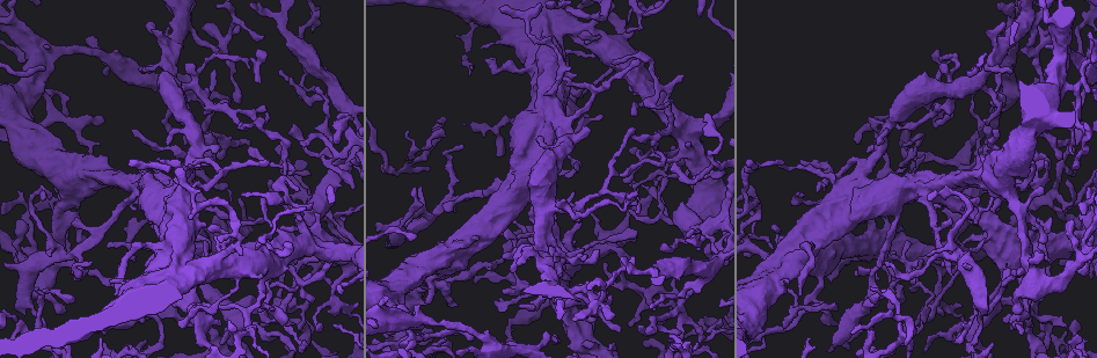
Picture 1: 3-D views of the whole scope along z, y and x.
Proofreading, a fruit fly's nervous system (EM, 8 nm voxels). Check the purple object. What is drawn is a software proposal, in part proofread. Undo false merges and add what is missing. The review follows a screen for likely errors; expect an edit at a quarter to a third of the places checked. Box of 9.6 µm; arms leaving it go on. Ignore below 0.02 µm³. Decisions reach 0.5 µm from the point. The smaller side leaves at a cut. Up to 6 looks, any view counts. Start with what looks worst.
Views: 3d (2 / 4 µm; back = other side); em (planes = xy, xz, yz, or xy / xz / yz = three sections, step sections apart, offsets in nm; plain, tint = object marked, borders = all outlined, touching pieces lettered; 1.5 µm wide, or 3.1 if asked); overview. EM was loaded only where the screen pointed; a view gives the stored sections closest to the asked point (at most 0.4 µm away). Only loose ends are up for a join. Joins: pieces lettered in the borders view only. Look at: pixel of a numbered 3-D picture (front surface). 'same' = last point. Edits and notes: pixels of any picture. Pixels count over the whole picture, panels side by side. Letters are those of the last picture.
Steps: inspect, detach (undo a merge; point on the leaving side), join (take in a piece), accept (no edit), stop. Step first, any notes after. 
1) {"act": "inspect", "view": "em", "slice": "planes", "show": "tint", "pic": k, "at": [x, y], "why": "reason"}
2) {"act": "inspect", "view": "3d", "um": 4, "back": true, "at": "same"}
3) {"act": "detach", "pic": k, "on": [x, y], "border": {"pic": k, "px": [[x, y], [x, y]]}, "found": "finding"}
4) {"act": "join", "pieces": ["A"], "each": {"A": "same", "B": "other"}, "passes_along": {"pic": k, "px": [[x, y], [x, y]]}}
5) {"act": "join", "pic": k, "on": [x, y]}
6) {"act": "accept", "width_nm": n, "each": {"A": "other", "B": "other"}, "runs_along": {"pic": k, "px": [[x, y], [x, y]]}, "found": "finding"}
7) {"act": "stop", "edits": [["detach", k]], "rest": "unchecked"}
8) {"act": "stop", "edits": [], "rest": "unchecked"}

{"act": "inspect", "view": "em", "slice": "yz", "step": 8, "show": "tint", "pic": 1, "at": [895, 211], "why": "sudden change in width"}

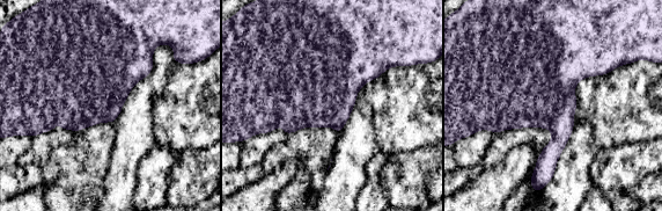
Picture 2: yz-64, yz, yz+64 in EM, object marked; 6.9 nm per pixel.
{"act": "inspect", "view": "em", "slice": "planes", "show": "tint", "at": "same", "why": "cut it another way"}

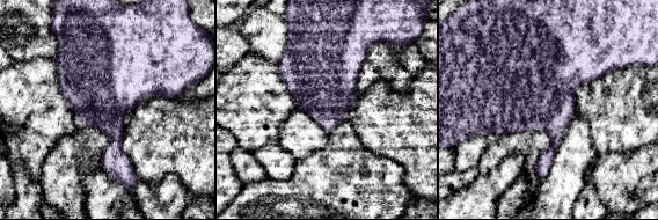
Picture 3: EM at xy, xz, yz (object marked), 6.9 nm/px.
{"act": "inspect", "view": "em", "slice": "planes", "show": "borders", "at": "same", "why": "see the neighbours"}

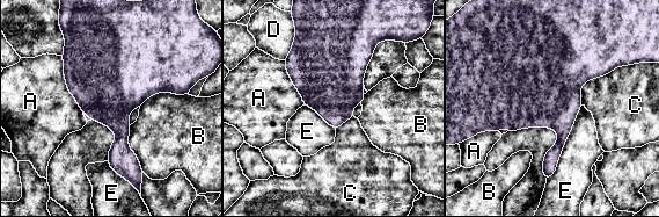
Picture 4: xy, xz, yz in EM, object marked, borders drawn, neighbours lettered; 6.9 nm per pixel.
{"act": "accept", "each": {"A": "other", "B": "other", "C": "other", "D": "other", "E": "other"}, "border": {"pic": 4, "px": [[581, 106], [557, 167], [547, 180]]}, "found": "all the same neuron"}

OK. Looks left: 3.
{"act": "inspect", "view": "3d", "um": 4, "pic": 1, "at": [260, 83], "why": "thin end"}

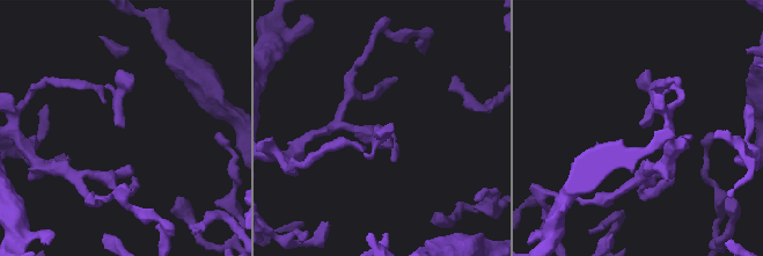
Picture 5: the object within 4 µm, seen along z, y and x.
{"act": "inspect", "view": "em", "slice": "yz", "step": 4, "show": "borders", "pic": 5, "at": [644, 126]}

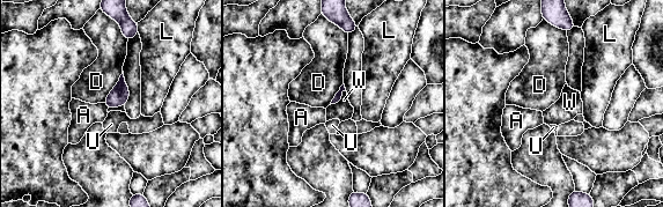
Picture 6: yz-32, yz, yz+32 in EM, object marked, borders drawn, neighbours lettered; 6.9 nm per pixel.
{"act": "inspect", "view": "em", "slice": "planes", "show": "borders", "at": "same", "why": "cut it another way"}

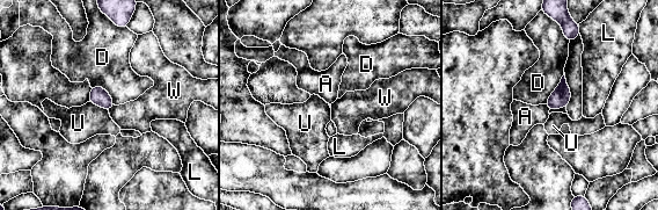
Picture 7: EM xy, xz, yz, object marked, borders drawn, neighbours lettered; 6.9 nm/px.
{"act": "accept", "longest_contact_nm": ["D", 260], "each": {"A": "other", "D": "other", "L": "other", "U": "other", "W": "other"}, "border": {"pic": 7, "px": [[89, 101], [103, 107], [108, 111]]}, "found": "no lettered piece goes on from it"}

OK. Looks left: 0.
{"act": "stop", "edits": [], "rest": "unchecked"}

